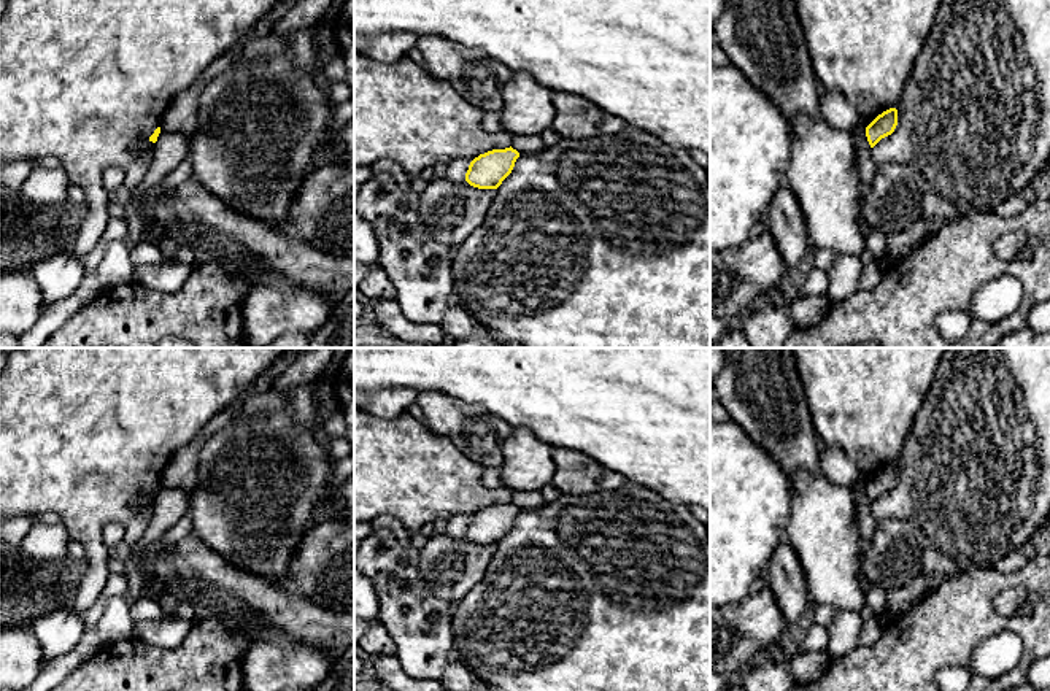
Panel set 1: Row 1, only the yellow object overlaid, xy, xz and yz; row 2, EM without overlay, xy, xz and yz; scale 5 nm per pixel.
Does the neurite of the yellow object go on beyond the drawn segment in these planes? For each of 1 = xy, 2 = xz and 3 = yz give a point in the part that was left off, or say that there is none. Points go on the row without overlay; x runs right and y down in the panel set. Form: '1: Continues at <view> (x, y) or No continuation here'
1: No continuation here
2: No continuation here
3: No continuation here

